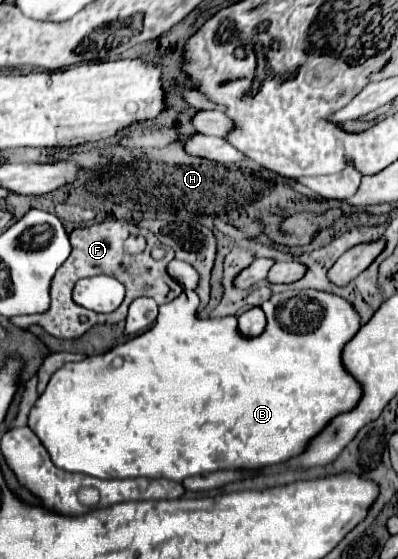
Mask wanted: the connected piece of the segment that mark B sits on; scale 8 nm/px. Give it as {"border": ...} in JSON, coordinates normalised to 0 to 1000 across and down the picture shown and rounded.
{"border":[[[465,517],[445,533],[420,544],[399,547],[394,576],[379,590],[359,594],[279,623],[249,637],[219,637],[209,648],[173,648],[153,655],[123,680],[108,708],[98,708],[70,746],[70,762],[118,801],[128,823],[163,837],[168,844],[204,844],[239,855],[420,855],[435,862],[460,862],[470,852],[495,852],[540,841],[580,841],[580,837],[666,837],[701,826],[726,823],[741,812],[766,805],[766,794],[812,769],[812,762],[847,741],[882,733],[907,712],[902,683],[862,658],[857,651],[857,626],[867,612],[877,612],[902,590],[902,562],[887,547],[862,537],[857,530],[796,522],[796,519],[721,519],[706,526],[686,526],[656,551],[671,562],[671,587],[651,605],[616,605],[601,587],[590,565],[565,569],[495,569],[495,558],[470,542],[497,542],[500,531],[485,519]]]}

